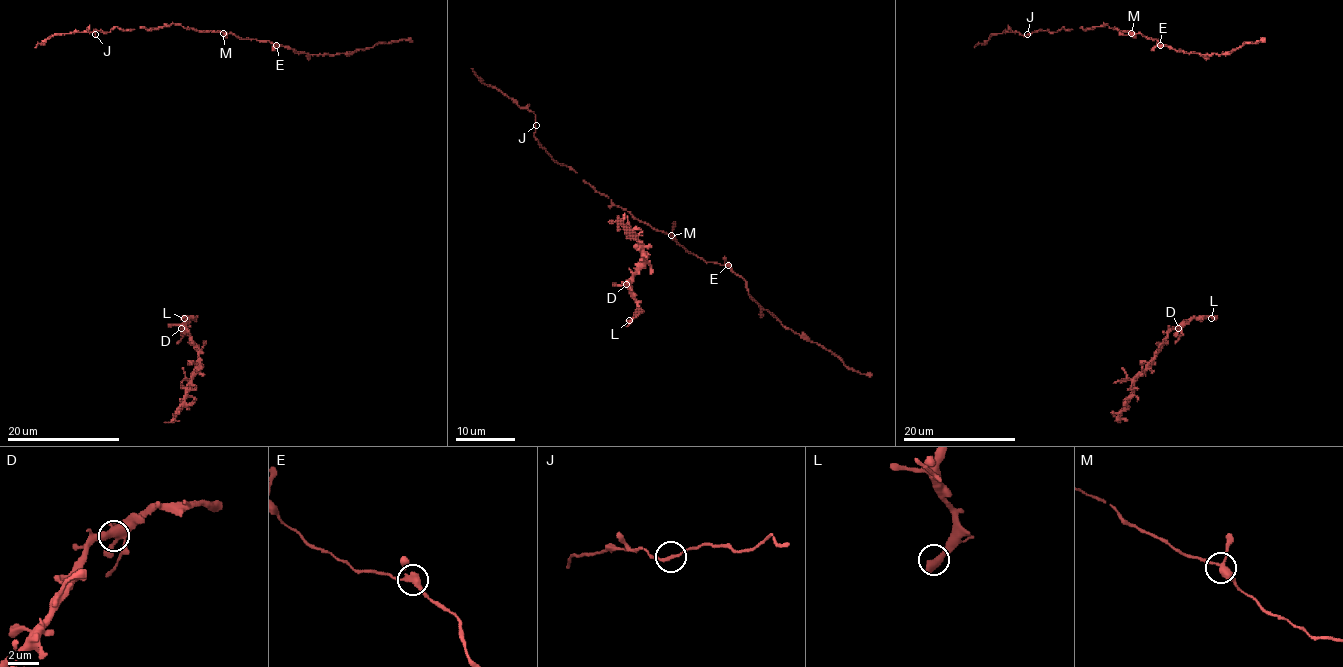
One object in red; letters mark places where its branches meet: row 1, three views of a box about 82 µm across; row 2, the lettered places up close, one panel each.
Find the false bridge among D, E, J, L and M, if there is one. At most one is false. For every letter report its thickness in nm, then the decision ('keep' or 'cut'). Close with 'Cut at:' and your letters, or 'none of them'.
D: 440 nm | keep
E: 320 nm | keep
J: 180 nm | keep
L: 600 nm | keep
M: 320 nm | keep
Cut at: none of them

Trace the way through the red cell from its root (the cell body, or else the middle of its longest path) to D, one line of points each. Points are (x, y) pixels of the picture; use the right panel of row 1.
D: (1203, 317), (1192, 318), (1178, 328)

